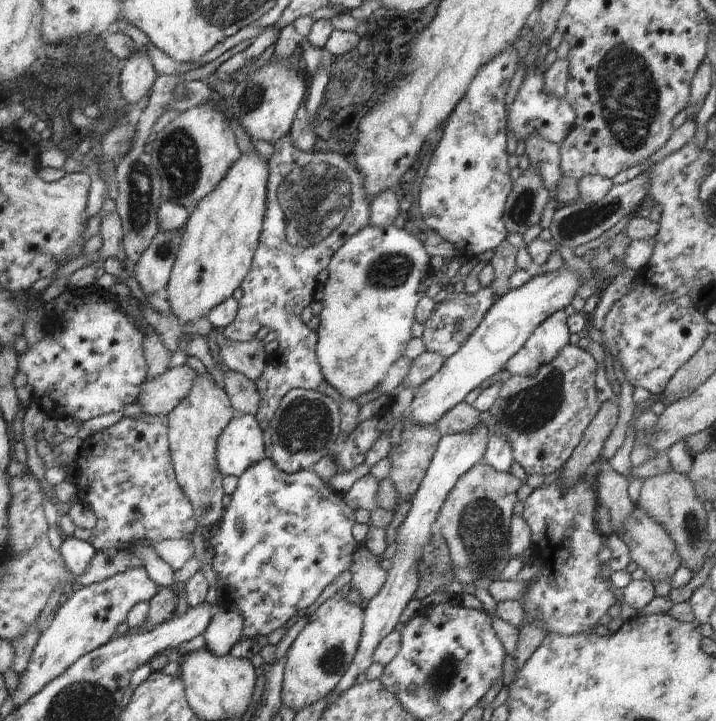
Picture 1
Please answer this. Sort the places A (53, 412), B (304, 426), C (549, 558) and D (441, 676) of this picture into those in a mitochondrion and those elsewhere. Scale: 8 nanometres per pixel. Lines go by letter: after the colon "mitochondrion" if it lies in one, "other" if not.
A: other
B: mitochondrion
C: other
D: mitochondrion

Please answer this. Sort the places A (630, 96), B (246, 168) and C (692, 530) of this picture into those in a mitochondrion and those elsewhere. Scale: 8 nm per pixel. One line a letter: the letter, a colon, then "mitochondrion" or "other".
A: mitochondrion
B: other
C: mitochondrion

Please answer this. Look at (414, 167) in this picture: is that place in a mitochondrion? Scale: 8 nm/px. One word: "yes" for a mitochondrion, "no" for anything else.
no

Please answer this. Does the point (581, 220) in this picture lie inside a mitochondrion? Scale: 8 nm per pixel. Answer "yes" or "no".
yes

